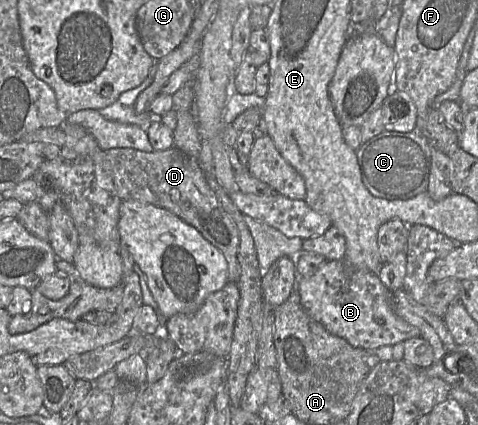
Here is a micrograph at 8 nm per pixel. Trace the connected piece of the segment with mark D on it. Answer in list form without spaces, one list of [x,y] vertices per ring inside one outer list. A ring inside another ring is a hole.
[[[175,146],[163,150],[144,152],[132,148],[112,148],[104,151],[110,164],[110,174],[117,194],[122,201],[138,201],[164,208],[187,224],[193,226],[213,246],[219,249],[228,266],[228,278],[237,283],[239,263],[237,259],[240,237],[237,226],[222,208],[197,159]]]

